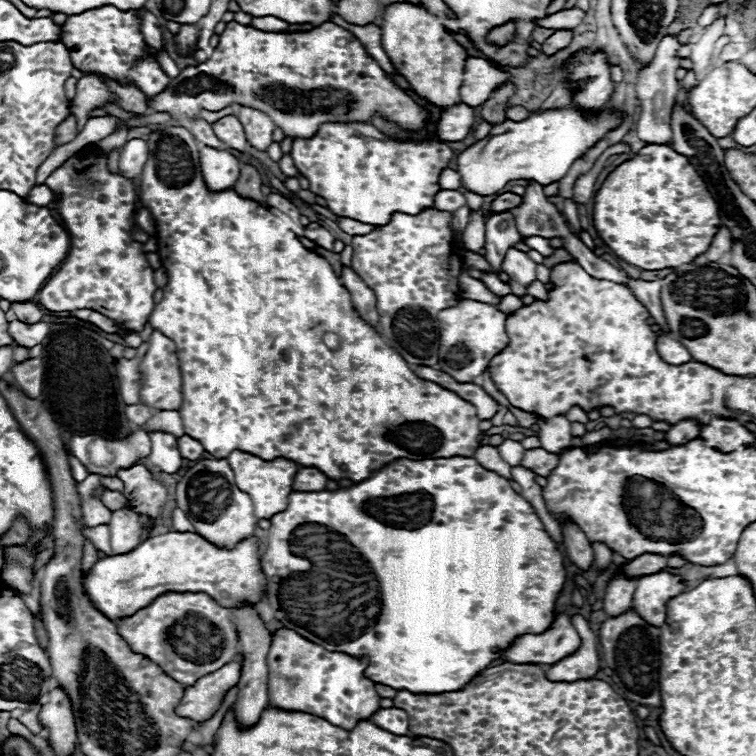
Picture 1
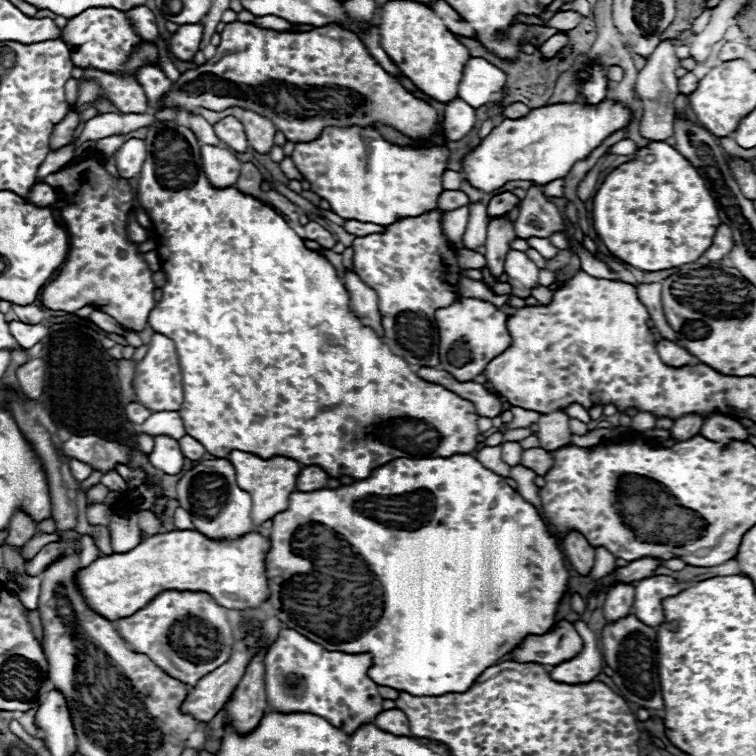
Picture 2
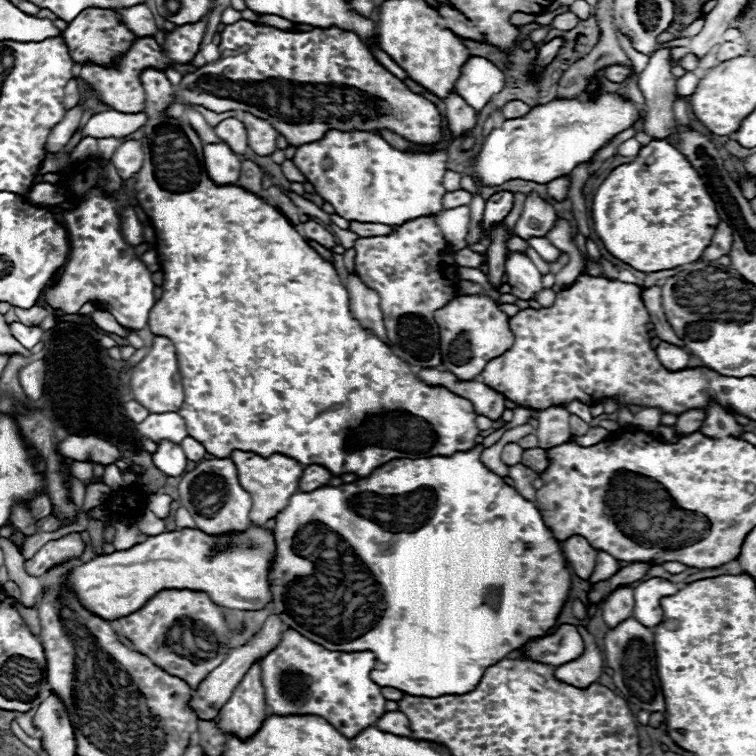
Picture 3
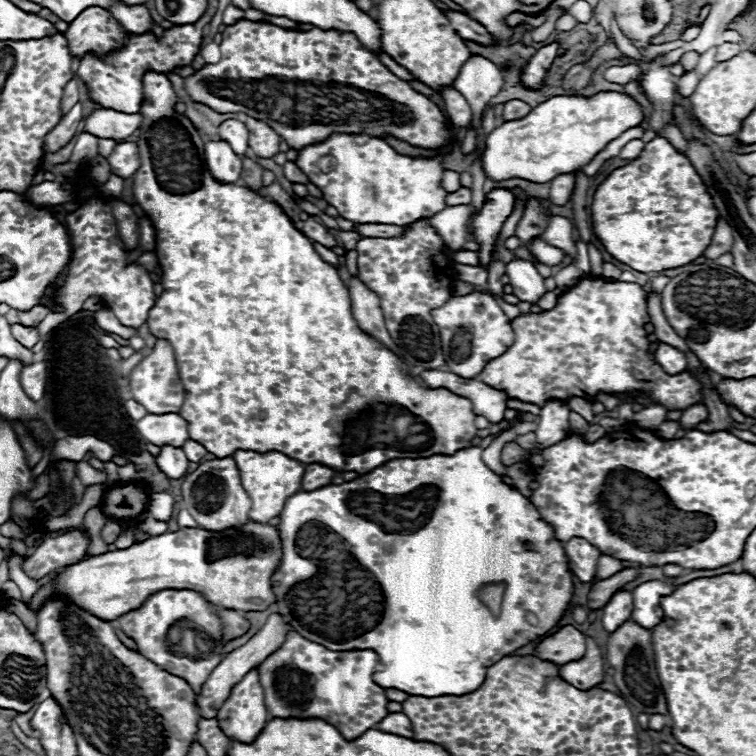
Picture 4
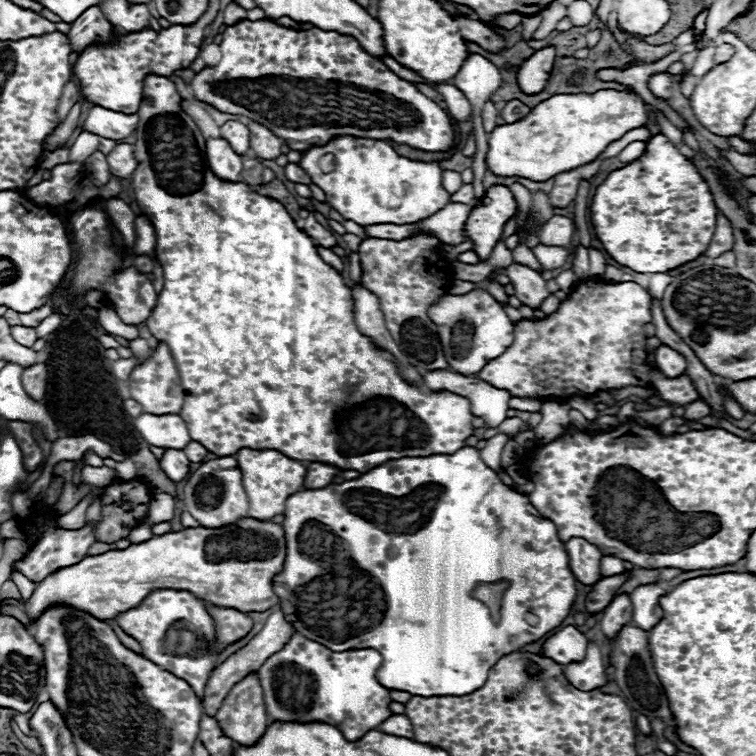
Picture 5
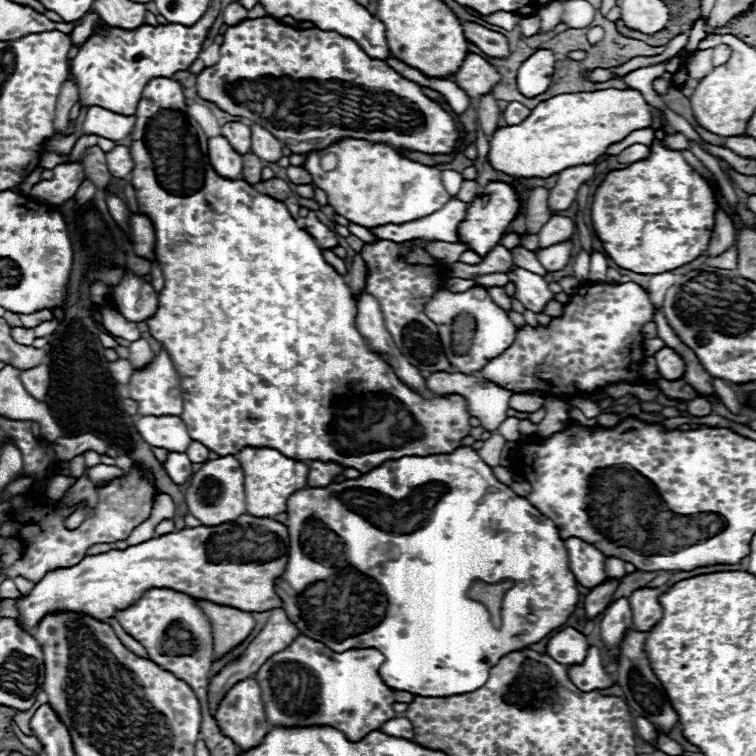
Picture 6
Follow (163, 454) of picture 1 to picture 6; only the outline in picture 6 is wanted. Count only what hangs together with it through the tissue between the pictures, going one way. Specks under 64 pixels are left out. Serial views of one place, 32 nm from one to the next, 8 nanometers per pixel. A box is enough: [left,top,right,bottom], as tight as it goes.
[162,452,192,484]

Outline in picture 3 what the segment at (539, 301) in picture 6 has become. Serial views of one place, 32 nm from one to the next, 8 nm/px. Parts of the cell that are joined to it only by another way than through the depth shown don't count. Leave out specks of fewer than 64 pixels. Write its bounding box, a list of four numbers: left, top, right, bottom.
[506,252,542,300]

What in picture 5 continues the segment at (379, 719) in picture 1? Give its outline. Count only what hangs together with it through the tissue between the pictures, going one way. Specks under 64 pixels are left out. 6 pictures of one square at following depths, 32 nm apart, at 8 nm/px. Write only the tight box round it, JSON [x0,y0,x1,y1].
[378,714,414,738]

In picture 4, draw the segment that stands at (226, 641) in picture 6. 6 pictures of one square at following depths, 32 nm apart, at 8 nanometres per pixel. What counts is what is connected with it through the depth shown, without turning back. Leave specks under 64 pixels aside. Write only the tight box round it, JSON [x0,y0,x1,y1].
[220,610,248,640]

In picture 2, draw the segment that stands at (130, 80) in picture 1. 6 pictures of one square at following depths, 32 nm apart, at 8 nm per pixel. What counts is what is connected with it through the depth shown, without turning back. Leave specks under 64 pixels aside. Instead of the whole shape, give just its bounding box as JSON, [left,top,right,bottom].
[62,8,170,108]

